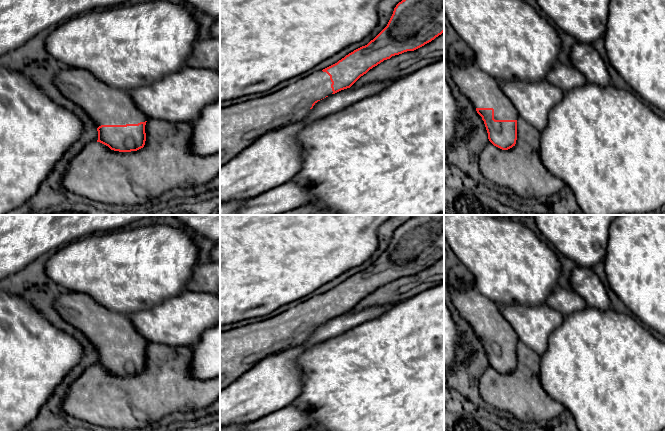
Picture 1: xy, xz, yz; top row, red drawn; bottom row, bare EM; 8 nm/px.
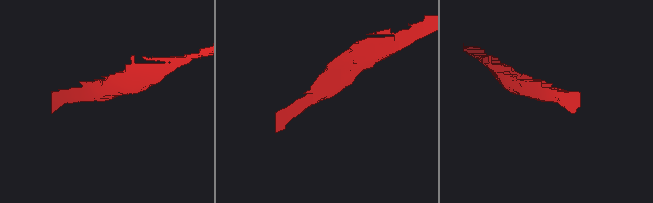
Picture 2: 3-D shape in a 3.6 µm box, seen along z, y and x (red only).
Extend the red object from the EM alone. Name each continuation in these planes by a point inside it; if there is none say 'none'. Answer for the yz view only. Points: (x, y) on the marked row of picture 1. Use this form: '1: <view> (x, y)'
1: yz (482, 90)

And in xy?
1: xy (106, 105)

